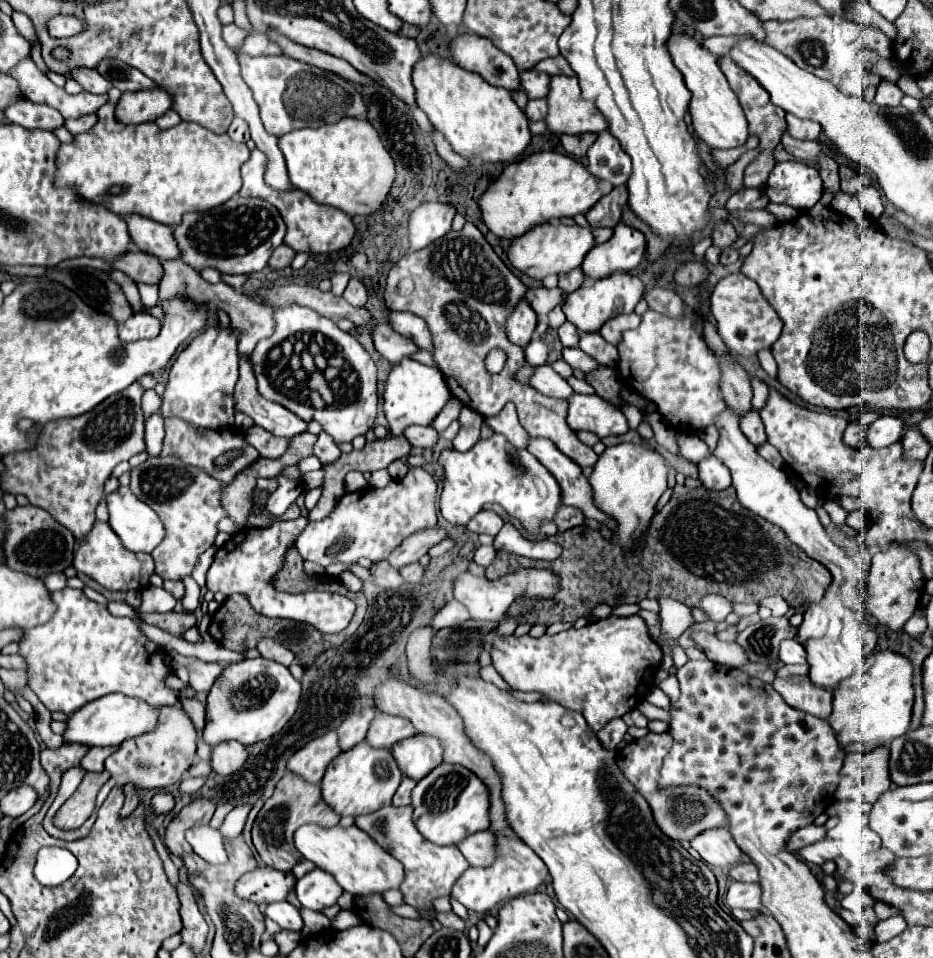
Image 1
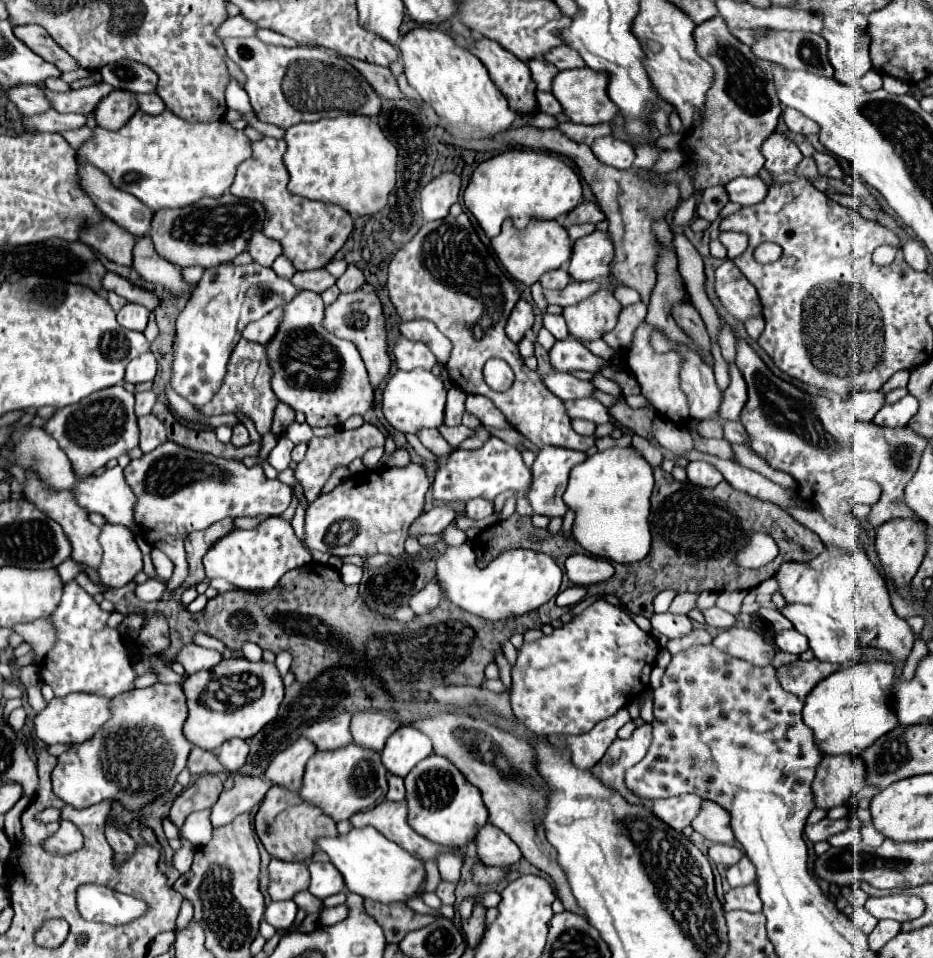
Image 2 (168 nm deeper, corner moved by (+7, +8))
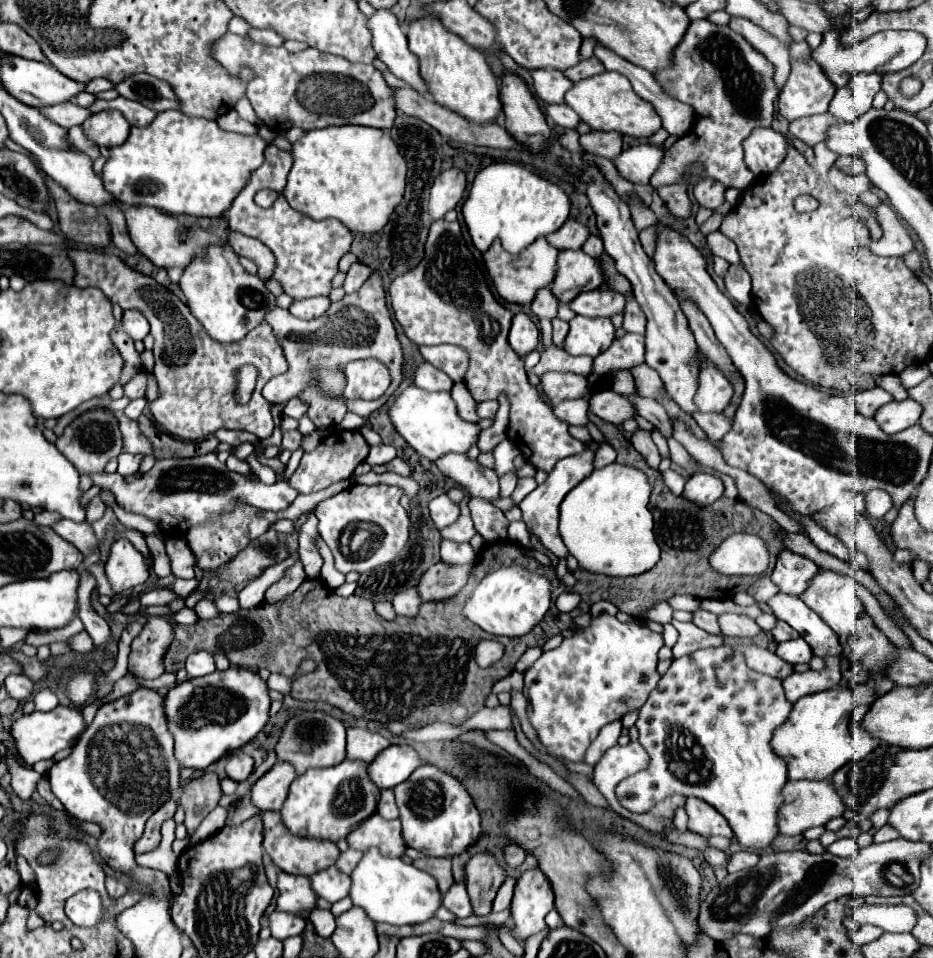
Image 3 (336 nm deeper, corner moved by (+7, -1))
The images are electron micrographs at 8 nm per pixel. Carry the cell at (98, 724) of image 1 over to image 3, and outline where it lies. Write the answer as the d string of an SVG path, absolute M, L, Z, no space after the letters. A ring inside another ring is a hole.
M56 706L50 712L38 712L34 710L28 716L22 716L14 722L12 726L12 736L16 740L16 750L22 756L22 760L32 766L40 760L52 758L56 752L72 748L76 744L76 740L82 736L82 732L88 728L88 724L82 718L82 712L70 706Z

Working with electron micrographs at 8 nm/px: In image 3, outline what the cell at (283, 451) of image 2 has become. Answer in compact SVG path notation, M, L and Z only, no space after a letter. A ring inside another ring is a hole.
M286 432L284 434L284 440L282 440L282 448L294 452L300 446L300 438L302 438L300 432Z

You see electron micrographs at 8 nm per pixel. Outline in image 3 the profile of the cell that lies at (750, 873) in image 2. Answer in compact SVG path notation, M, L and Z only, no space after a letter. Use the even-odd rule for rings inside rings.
M736 852L730 856L730 862L728 862L728 872L740 872L740 870L750 870L758 864L760 856L756 856L754 852Z

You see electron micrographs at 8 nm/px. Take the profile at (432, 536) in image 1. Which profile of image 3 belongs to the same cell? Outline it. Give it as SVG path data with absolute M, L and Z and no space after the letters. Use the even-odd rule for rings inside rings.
M442 494L430 502L430 518L438 530L454 524L458 514L460 514L460 508L446 494Z

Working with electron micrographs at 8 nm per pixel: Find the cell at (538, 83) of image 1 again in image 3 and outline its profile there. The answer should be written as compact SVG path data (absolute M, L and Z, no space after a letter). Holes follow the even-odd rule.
M548 68L534 70L532 80L536 96L546 104L562 104L564 94L574 86L574 82L570 82L560 70L548 70Z

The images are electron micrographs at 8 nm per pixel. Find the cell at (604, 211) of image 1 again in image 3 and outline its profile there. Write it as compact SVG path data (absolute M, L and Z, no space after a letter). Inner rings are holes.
M568 218L564 222L564 226L552 234L546 236L548 242L552 242L552 246L556 246L558 250L566 250L566 248L572 248L572 250L578 250L584 240L590 236L590 230L586 224L574 220L574 218Z

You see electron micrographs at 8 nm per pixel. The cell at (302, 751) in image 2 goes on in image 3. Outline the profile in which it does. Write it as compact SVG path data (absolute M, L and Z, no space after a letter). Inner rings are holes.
M276 762L256 784L252 786L252 804L262 812L280 810L290 784L296 780L296 770L290 762Z

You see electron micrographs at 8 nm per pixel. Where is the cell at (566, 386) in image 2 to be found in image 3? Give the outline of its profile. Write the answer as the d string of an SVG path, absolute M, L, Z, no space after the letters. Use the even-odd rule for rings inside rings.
M604 388L598 392L588 392L584 396L584 400L588 402L588 412L600 416L602 420L606 420L610 424L620 424L636 414L632 404L628 404L628 400L624 400L624 396L616 394L610 388Z

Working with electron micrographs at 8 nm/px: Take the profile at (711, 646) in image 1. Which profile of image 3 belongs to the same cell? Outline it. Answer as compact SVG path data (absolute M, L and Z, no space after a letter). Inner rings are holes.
M736 644L734 646L736 652L740 652L748 664L748 668L774 676L774 678L784 678L788 674L792 674L792 664L784 662L782 658L778 658L774 652L760 648L756 644Z

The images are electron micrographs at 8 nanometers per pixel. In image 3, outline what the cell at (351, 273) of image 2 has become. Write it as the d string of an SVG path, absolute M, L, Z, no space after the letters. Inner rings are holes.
M360 262L352 264L352 268L350 268L348 274L346 274L346 282L344 282L346 294L352 294L352 292L360 290L360 286L368 280L370 274L372 274L372 270L370 270L368 266L364 266L364 264L360 264Z

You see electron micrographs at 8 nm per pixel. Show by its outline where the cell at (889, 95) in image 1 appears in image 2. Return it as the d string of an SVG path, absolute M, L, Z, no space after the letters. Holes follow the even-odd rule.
M870 69L870 71L858 81L858 85L860 85L864 91L876 91L876 89L882 87L882 75L876 73L874 69Z

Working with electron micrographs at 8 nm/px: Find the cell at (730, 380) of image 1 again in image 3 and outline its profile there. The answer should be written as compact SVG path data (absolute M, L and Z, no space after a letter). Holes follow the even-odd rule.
M631 200L629 204L632 220L634 220L634 226L638 232L642 232L644 228L652 226L652 224L657 222L657 218L643 202L636 202L636 200Z

